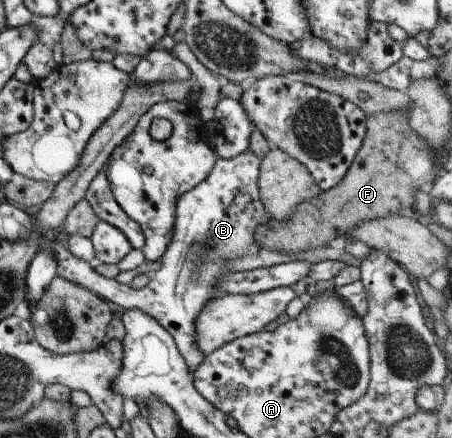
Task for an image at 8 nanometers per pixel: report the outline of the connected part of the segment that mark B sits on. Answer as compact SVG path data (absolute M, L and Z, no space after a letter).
M249 149L232 160L218 157L209 177L177 200L173 237L163 254L161 269L139 290L100 274L93 261L69 251L49 231L42 233L37 253L52 250L57 276L63 280L87 288L104 300L113 301L127 310L140 309L152 315L173 336L177 349L193 373L205 357L196 343L196 317L211 300L221 295L214 283L225 274L232 274L226 267L226 259L234 259L237 255L255 249L254 231L260 223L271 217L260 198L260 163L261 157Z

